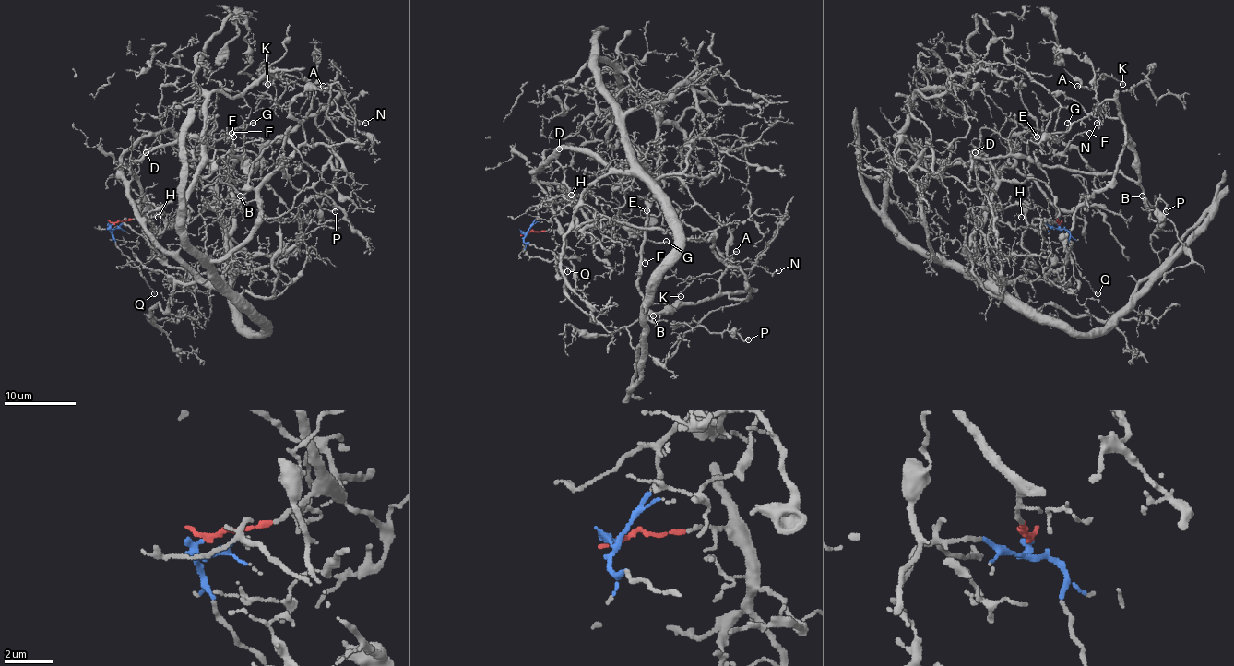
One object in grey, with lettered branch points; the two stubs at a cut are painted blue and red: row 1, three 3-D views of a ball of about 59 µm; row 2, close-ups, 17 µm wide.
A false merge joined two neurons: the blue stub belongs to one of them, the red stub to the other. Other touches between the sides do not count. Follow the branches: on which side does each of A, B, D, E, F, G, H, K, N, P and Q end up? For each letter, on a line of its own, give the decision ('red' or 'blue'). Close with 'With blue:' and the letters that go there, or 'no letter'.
A: blue
B: blue
D: red
E: red
F: red
G: red
H: red
K: blue
N: blue
P: blue
Q: blue
With blue: A, B, K, N, P, Q

